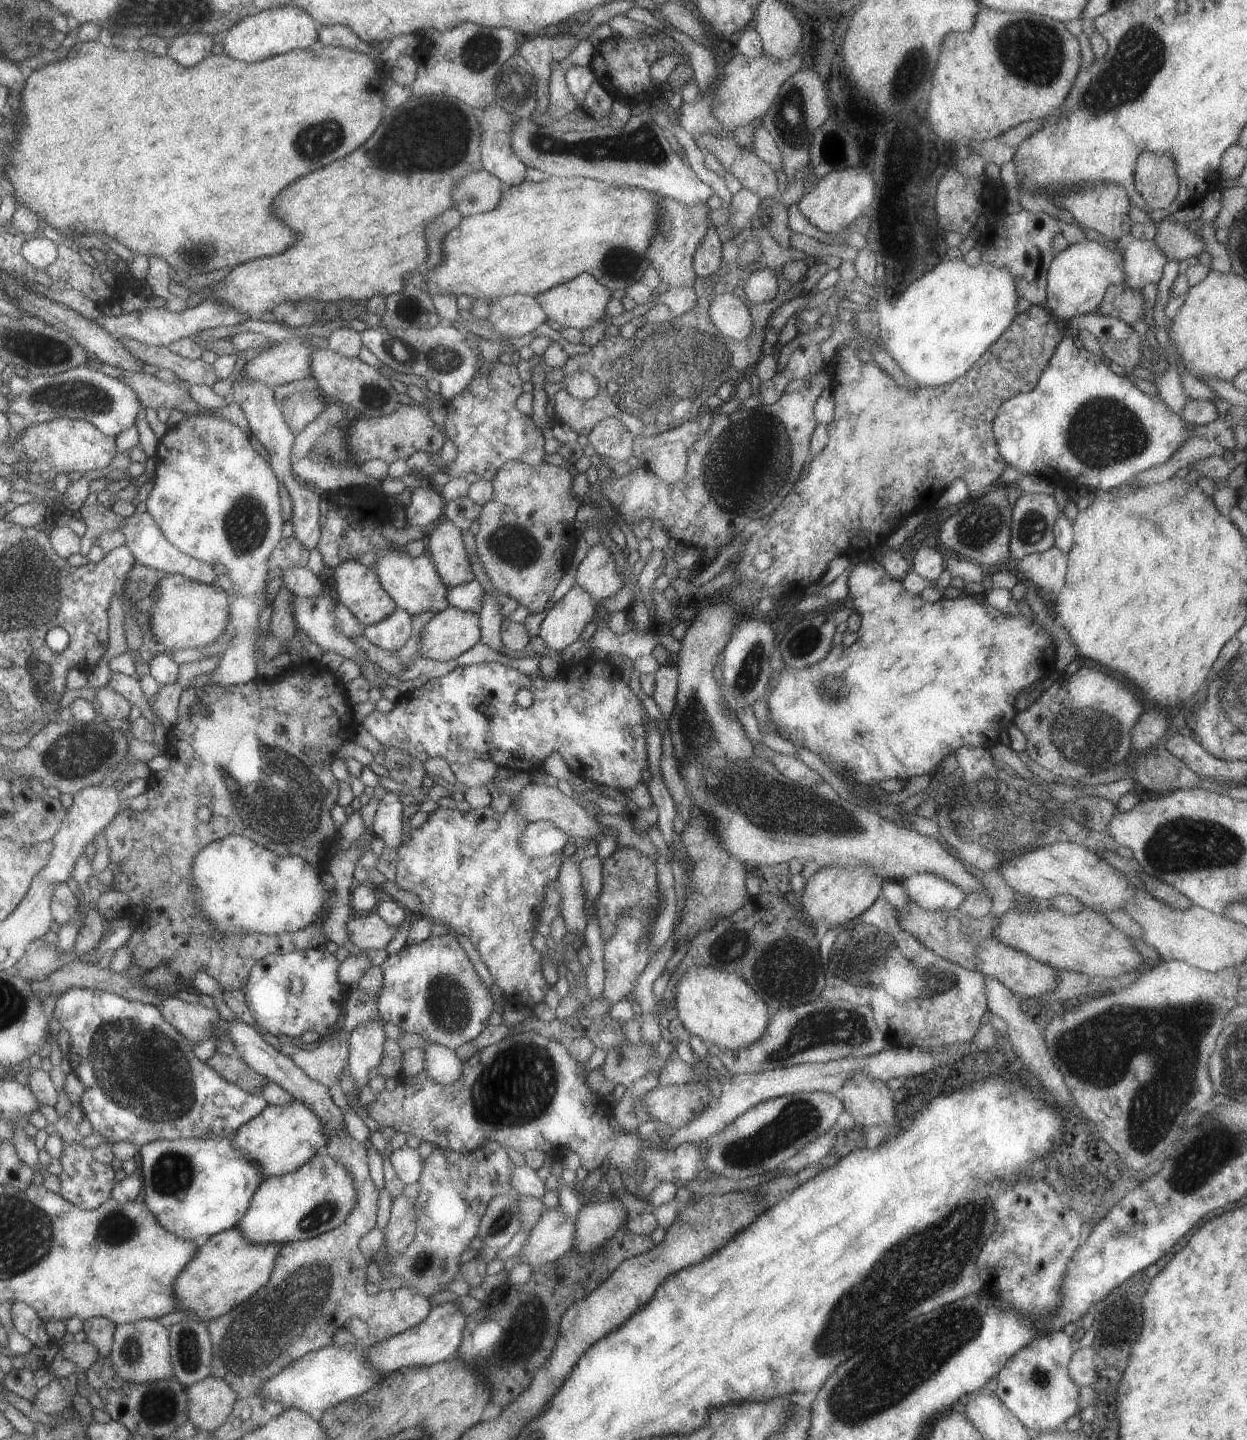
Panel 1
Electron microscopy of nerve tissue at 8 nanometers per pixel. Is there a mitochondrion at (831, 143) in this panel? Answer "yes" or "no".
yes

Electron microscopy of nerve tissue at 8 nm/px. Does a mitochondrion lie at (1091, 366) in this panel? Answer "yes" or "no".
no

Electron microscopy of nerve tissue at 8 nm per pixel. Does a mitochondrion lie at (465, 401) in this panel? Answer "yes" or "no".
no

